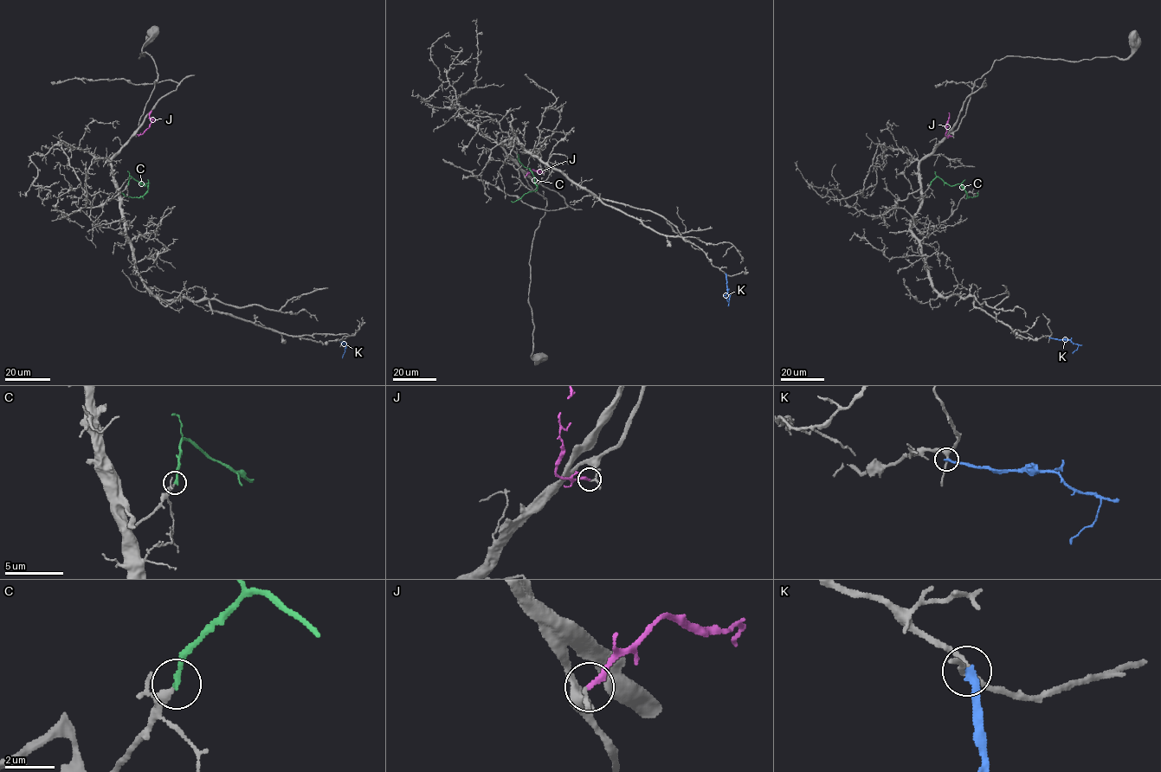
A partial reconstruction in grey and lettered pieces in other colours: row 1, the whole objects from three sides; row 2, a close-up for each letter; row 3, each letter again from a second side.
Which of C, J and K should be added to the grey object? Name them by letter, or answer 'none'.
C

